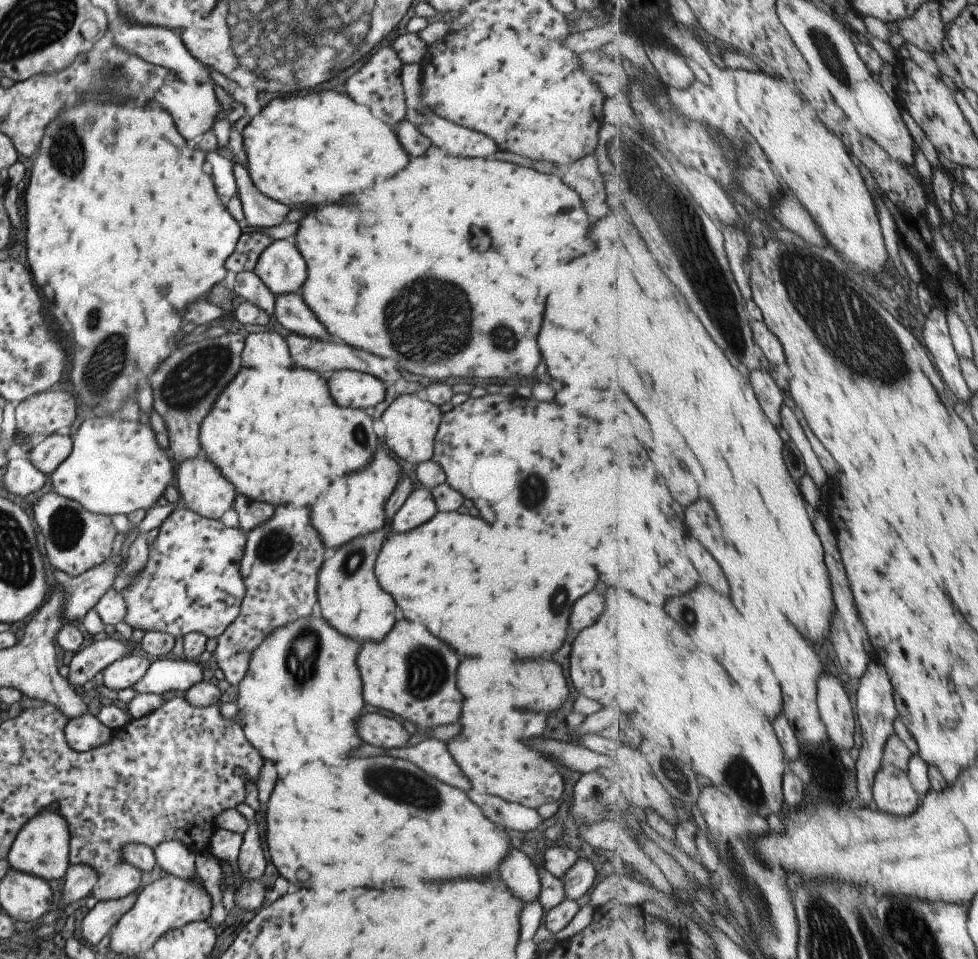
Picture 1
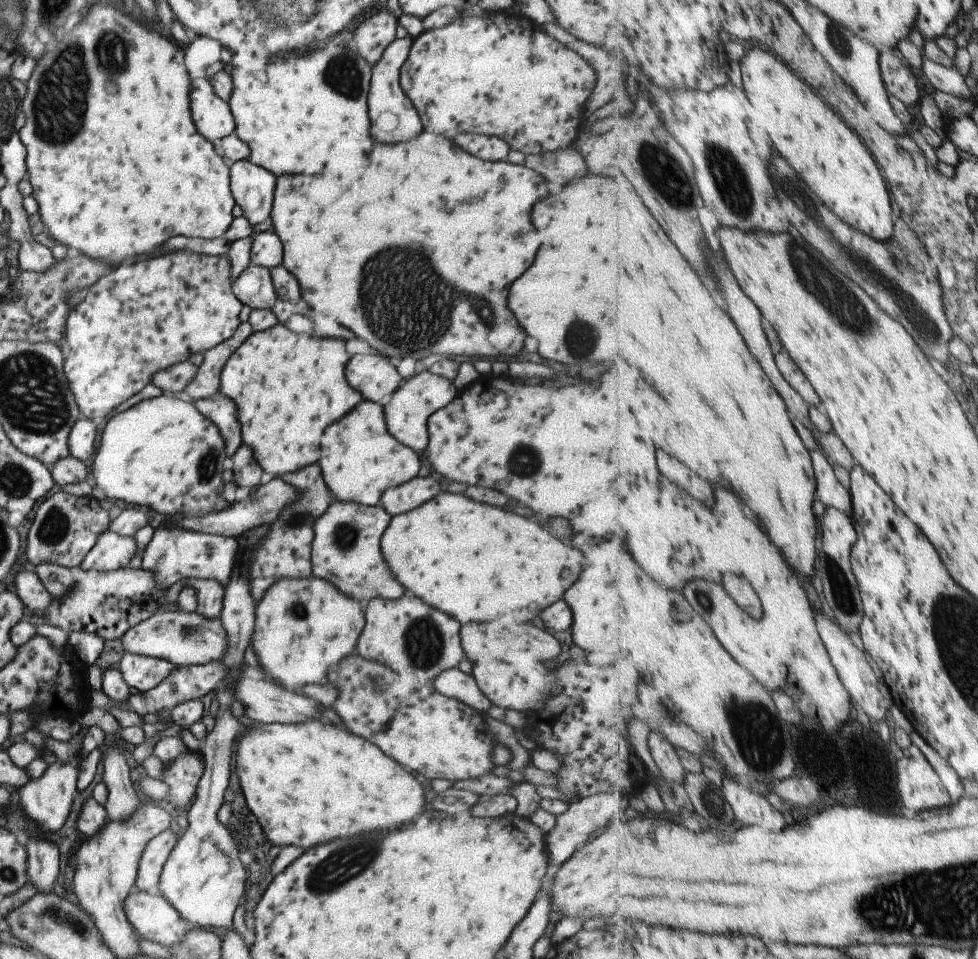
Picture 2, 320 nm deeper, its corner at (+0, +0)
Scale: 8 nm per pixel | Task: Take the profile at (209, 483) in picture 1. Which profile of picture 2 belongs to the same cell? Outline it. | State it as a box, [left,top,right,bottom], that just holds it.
[194,390,242,460]

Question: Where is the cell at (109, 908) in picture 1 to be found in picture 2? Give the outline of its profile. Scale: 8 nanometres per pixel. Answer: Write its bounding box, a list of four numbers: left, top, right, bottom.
[134,829,176,891]

